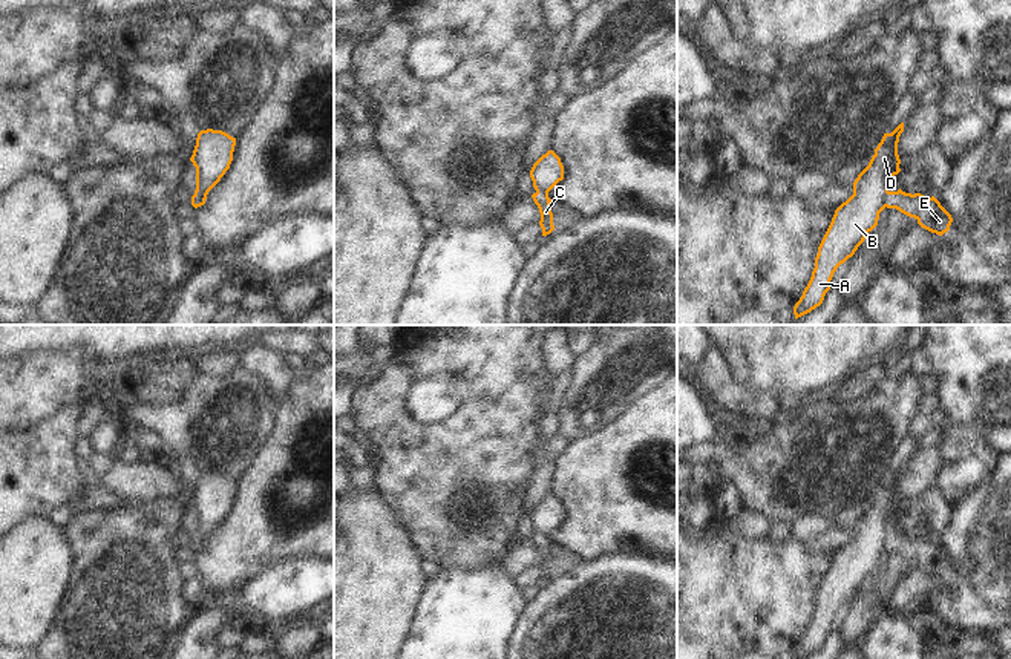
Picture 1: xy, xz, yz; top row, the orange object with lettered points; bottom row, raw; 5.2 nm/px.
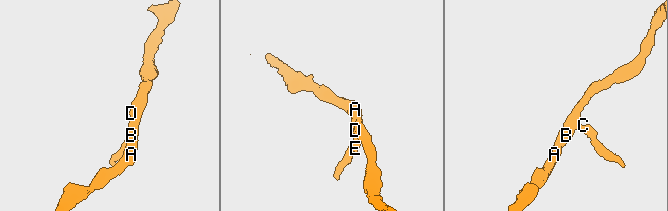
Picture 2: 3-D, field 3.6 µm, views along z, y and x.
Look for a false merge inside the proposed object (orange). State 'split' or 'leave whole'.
split

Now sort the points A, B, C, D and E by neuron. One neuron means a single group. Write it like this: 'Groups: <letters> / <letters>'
Groups: A B D / C E.

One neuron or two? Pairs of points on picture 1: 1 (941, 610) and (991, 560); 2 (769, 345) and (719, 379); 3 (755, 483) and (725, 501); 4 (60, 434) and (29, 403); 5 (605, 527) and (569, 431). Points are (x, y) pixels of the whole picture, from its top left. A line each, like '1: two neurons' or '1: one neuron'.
1: one neuron
2: two neurons
3: two neurons
4: two neurons
5: two neurons

